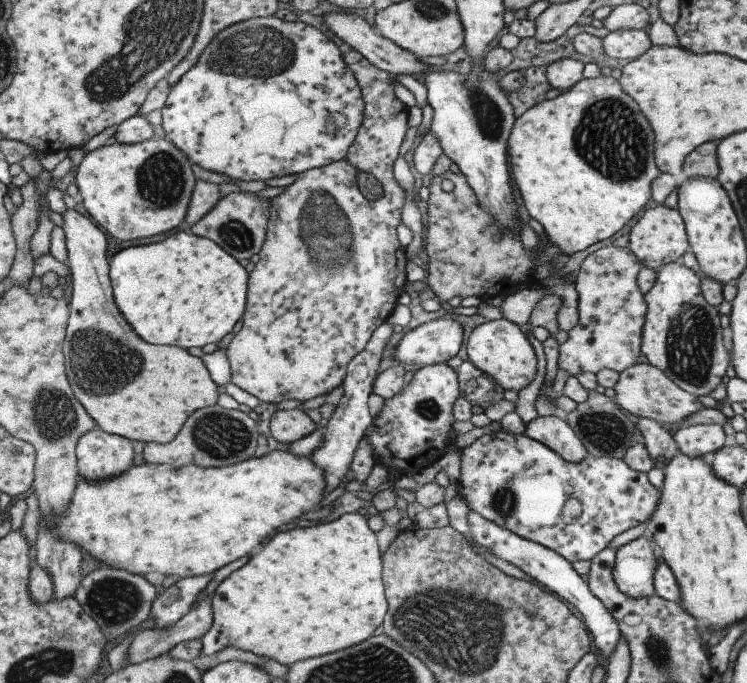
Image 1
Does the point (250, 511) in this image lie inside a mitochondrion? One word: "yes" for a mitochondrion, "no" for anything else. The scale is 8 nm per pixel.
no

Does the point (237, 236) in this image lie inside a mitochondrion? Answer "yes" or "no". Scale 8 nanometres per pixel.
yes

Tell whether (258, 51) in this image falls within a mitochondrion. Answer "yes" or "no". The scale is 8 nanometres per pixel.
yes

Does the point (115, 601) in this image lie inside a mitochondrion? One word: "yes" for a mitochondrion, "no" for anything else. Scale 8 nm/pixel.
yes

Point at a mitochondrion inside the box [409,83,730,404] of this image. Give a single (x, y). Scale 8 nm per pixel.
(609, 139)

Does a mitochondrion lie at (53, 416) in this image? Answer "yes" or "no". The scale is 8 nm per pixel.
yes

